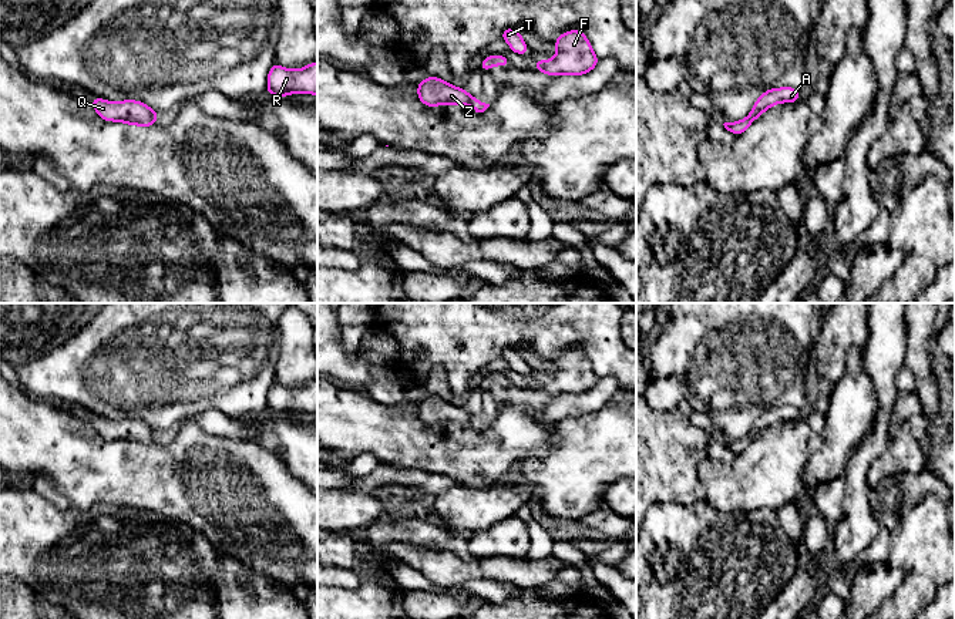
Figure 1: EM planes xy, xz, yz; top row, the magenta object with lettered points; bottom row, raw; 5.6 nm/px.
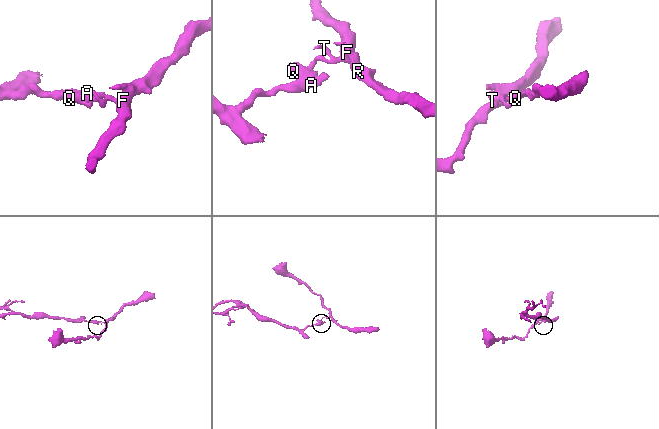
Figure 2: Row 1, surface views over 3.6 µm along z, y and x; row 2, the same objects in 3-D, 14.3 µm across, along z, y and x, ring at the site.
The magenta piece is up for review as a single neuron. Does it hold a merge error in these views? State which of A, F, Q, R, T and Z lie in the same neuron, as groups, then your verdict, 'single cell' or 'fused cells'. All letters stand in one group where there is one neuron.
A / F Q R T Z; fused cells

